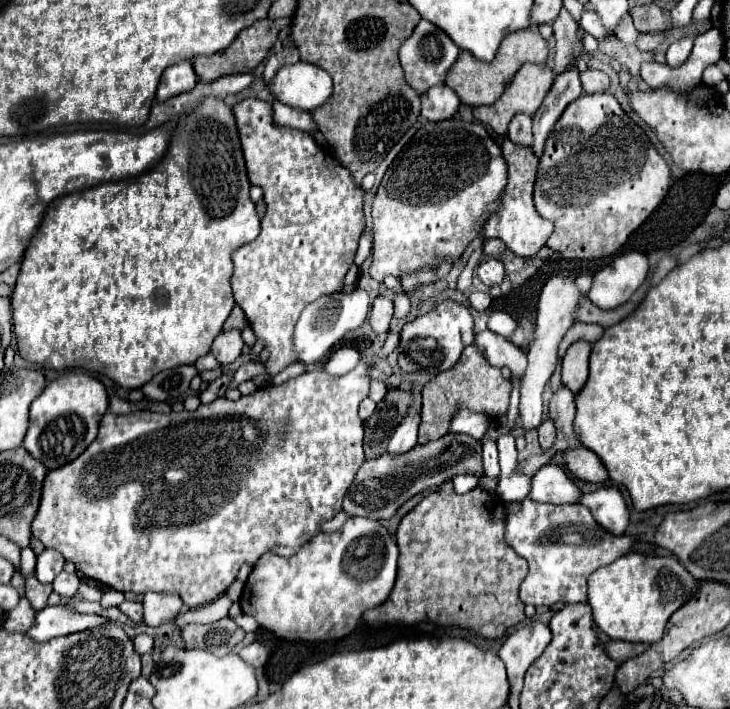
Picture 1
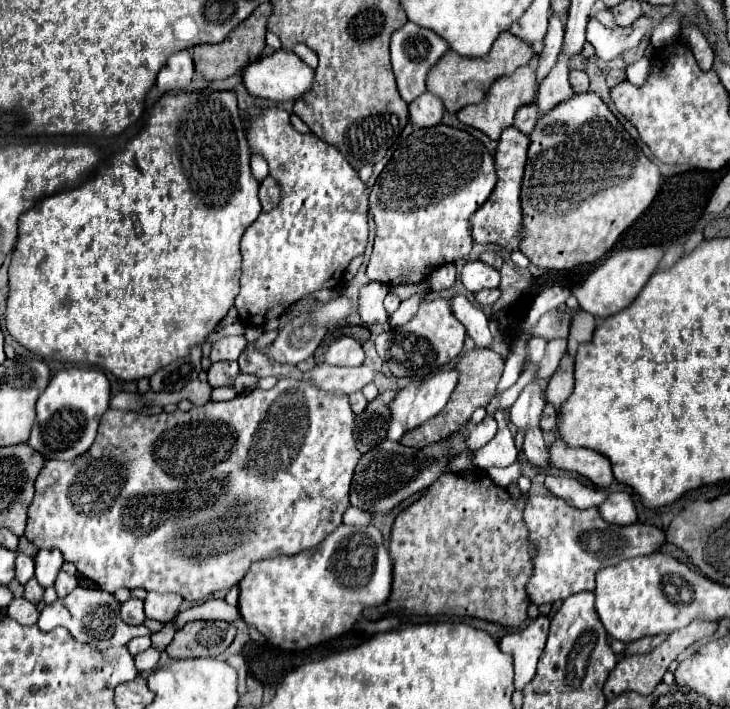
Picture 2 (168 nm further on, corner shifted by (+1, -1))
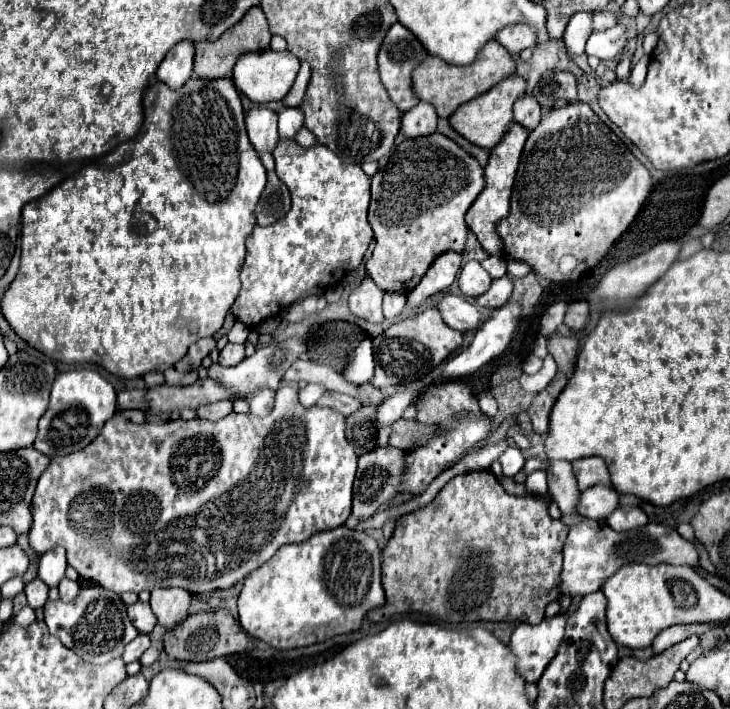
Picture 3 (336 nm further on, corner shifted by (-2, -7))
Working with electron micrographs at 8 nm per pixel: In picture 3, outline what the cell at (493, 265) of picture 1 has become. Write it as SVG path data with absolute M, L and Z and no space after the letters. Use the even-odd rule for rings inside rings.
M467 261L463 265L461 275L459 275L459 289L463 291L463 295L479 297L479 295L483 295L489 289L489 285L491 285L491 277L481 267L481 263Z

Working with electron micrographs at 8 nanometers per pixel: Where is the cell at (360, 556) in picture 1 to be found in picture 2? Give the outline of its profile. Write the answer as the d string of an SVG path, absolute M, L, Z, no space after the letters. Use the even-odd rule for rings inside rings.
M340 525L318 547L292 557L262 559L252 563L238 583L238 609L244 623L254 625L268 643L280 649L306 649L348 633L366 607L378 607L390 597L392 559L384 545L382 533L374 525Z

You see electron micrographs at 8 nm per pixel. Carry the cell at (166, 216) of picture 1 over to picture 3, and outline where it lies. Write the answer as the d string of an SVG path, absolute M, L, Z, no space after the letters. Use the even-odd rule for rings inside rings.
M191 77L187 85L179 89L169 89L161 81L155 81L151 87L143 93L143 127L137 133L137 137L121 143L115 151L109 155L97 159L95 163L83 167L77 175L61 181L55 185L49 193L43 197L29 201L23 207L21 215L21 267L13 283L3 295L1 311L9 325L15 329L15 333L33 345L35 349L55 361L61 363L91 363L101 365L103 369L111 371L113 375L133 379L143 377L149 371L165 371L171 365L175 365L185 353L187 347L201 339L211 337L217 333L223 325L223 319L227 311L231 309L233 301L237 299L237 293L241 289L239 273L245 259L245 239L253 231L255 223L255 205L261 197L261 191L265 189L265 167L257 155L257 151L251 147L243 123L243 107L241 97L233 85L231 79L201 79Z

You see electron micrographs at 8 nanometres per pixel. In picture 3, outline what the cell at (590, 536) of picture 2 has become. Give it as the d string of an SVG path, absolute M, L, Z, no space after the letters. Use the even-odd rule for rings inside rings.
M583 519L579 525L571 527L571 533L565 541L565 563L561 573L561 593L569 595L587 595L593 591L599 591L603 583L623 565L627 563L647 563L647 565L659 565L659 563L671 563L671 565L689 565L699 567L699 551L697 547L683 539L675 529L661 525L661 523L647 523L641 529L615 533L607 523L599 523L593 519Z

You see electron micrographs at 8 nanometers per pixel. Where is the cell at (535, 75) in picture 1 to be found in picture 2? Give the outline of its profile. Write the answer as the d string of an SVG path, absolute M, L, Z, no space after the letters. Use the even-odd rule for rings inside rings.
M528 65L524 67L518 67L512 75L504 75L500 77L494 87L488 91L486 95L486 101L478 103L478 105L466 105L464 109L458 111L458 119L464 123L464 125L470 125L474 129L480 129L482 133L486 133L490 139L498 139L502 129L510 127L512 121L514 121L514 113L524 107L524 105L530 105L534 103L534 97L536 97L536 71L530 69Z

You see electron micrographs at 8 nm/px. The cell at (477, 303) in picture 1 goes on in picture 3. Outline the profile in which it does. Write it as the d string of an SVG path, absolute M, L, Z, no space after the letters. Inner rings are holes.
M505 273L503 277L493 279L491 287L483 295L477 297L477 305L497 309L497 307L501 307L501 305L505 305L509 301L511 293L513 293L513 281L511 281L509 273Z

